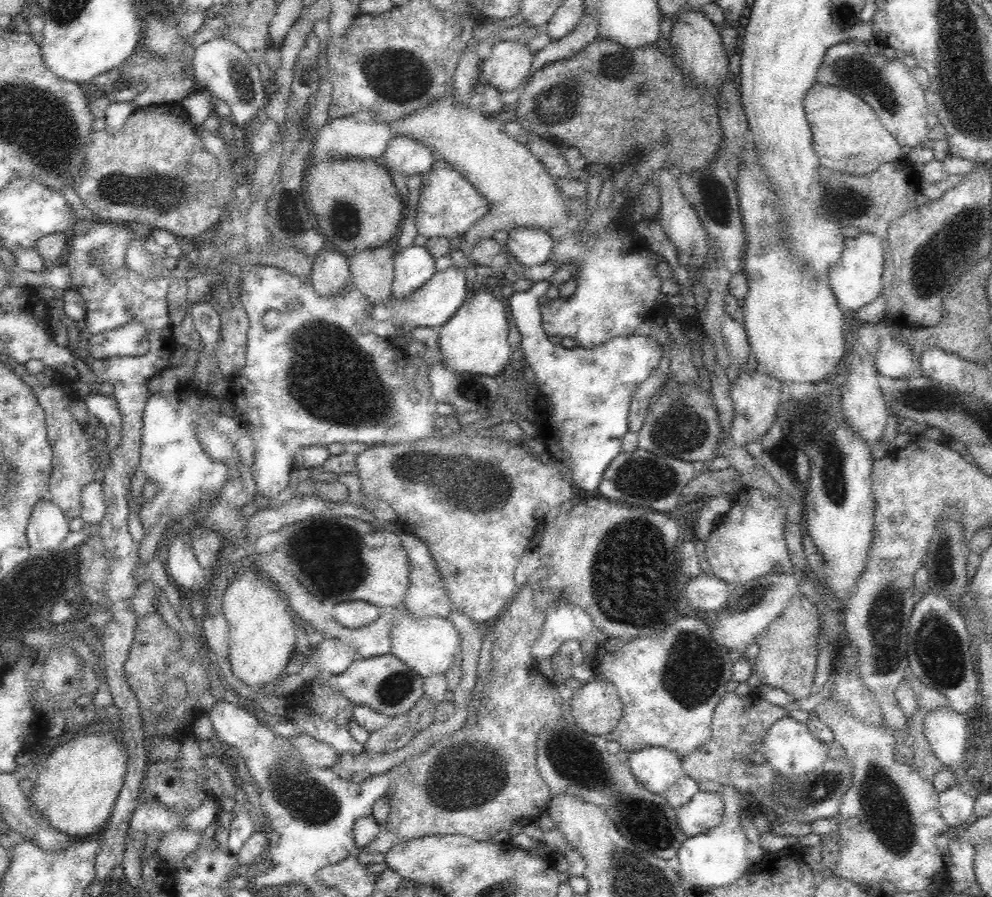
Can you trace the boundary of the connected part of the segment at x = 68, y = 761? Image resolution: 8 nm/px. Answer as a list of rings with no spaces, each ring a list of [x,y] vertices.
[[[85,732],[53,746],[50,756],[36,765],[37,777],[29,796],[33,810],[50,828],[70,834],[88,836],[98,832],[109,821],[123,776],[128,766],[128,753],[114,734]]]

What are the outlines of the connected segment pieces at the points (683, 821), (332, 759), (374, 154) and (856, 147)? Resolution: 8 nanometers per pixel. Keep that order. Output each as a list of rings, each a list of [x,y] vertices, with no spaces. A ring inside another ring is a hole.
[[[698,791],[688,802],[675,809],[677,823],[686,836],[698,836],[720,824],[725,802],[720,792]]]
[[[304,733],[288,738],[295,752],[301,754],[302,759],[308,766],[318,766],[333,770],[340,762],[338,752],[326,743],[313,739],[312,736]]]
[[[367,112],[328,120],[323,128],[319,129],[314,144],[309,147],[309,153],[313,161],[326,161],[332,158],[344,159],[375,159],[384,154],[388,142],[395,138],[392,133],[397,121],[390,123],[380,122]]]
[[[816,81],[806,93],[803,105],[821,167],[834,173],[865,176],[903,155],[895,137],[886,130],[876,111],[854,96],[856,94],[850,90]]]

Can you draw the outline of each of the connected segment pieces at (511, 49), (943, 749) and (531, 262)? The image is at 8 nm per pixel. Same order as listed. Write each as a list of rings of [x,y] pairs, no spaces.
[[[498,40],[491,46],[488,57],[482,60],[480,80],[501,93],[512,91],[530,76],[534,54],[526,43]]]
[[[948,704],[926,711],[922,715],[924,734],[939,762],[953,771],[958,768],[962,770],[962,762],[965,762],[965,751],[967,750],[966,740],[970,731],[968,730],[968,722],[966,722],[967,715],[956,712]]]
[[[518,227],[509,230],[504,245],[511,255],[512,264],[532,267],[547,262],[553,240],[542,227]]]

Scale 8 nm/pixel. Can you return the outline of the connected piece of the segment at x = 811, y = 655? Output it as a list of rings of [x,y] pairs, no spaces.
[[[801,589],[795,592],[784,612],[772,620],[772,623],[755,639],[760,653],[752,662],[752,673],[768,687],[780,689],[794,700],[812,696],[815,670],[818,658],[818,636],[822,632],[822,615],[818,612],[817,603],[806,598]]]

